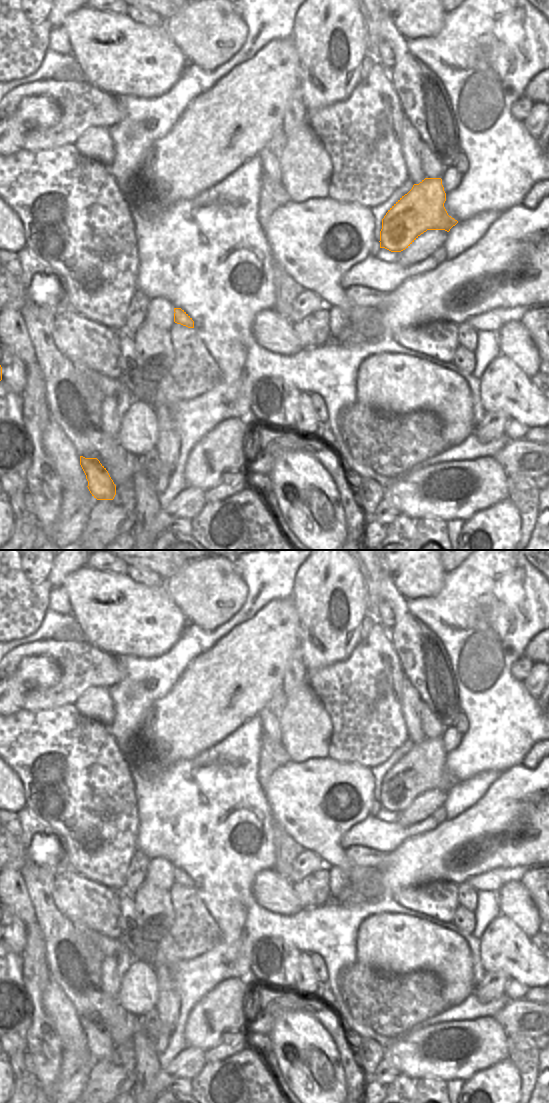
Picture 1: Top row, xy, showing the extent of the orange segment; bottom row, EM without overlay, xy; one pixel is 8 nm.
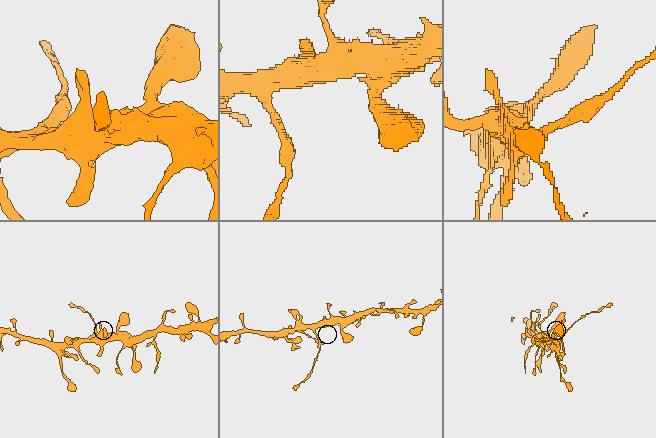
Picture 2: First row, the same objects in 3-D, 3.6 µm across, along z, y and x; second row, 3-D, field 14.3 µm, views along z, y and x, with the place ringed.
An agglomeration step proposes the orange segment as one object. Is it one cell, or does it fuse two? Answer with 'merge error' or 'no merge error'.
merge error

